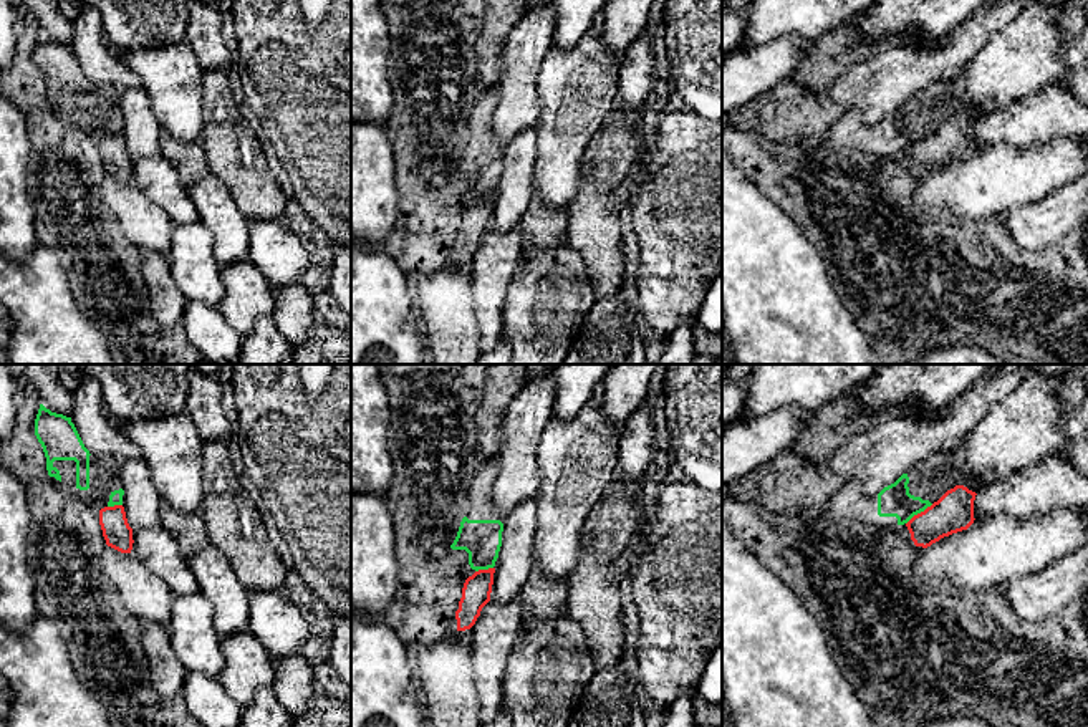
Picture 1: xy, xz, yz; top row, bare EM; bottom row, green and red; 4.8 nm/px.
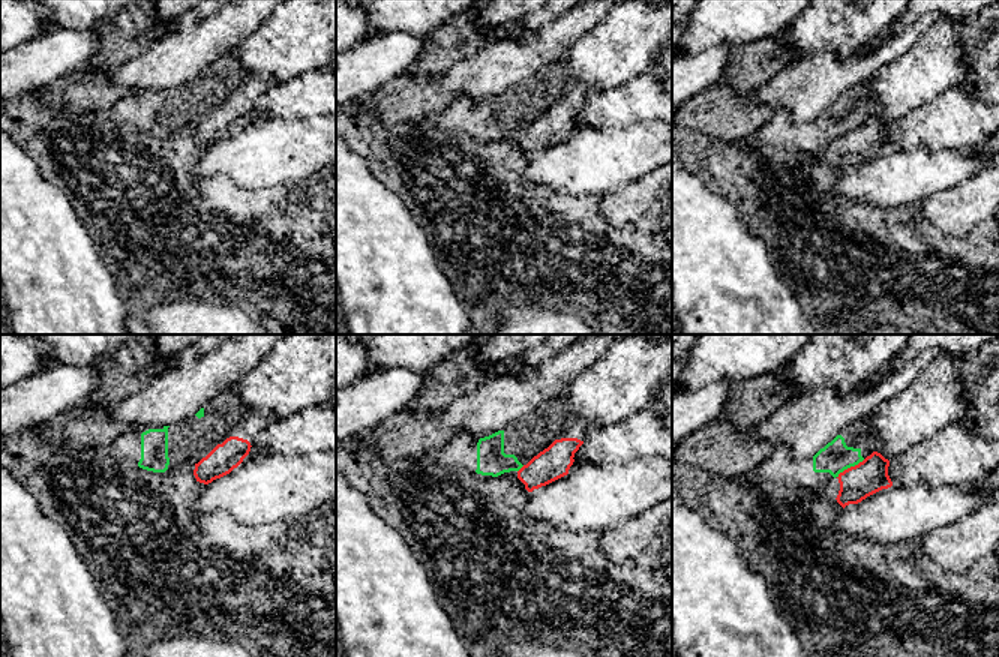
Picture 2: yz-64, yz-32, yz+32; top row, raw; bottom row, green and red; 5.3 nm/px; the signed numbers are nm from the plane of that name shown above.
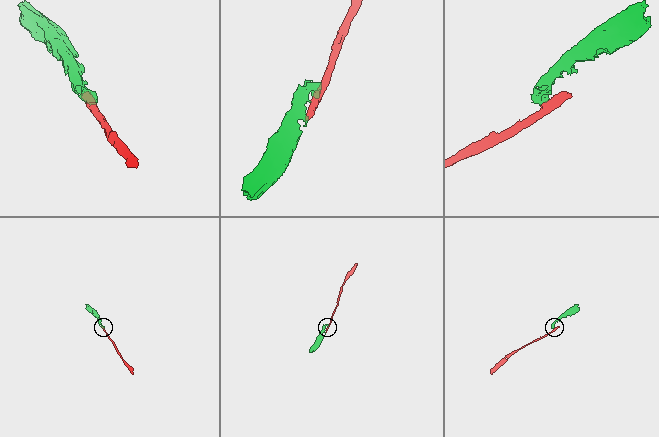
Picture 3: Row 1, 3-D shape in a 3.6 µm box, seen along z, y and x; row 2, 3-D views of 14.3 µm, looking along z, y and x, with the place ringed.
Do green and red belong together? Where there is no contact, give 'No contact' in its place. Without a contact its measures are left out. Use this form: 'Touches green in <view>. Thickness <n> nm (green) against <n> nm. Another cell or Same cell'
Touches green in yz. Thickness 160 nm (green) against 190 nm. Another cell

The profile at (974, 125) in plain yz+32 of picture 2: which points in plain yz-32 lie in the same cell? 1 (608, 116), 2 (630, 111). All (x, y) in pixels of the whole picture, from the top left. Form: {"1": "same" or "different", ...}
{"1": "same", "2": "same"}

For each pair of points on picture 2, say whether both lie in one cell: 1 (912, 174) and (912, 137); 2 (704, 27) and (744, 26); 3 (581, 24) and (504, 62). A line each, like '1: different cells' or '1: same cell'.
1: different cells
2: same cell
3: same cell

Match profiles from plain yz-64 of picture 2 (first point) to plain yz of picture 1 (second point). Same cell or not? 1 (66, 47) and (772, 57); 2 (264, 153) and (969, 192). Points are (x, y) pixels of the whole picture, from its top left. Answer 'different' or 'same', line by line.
1: same
2: same

